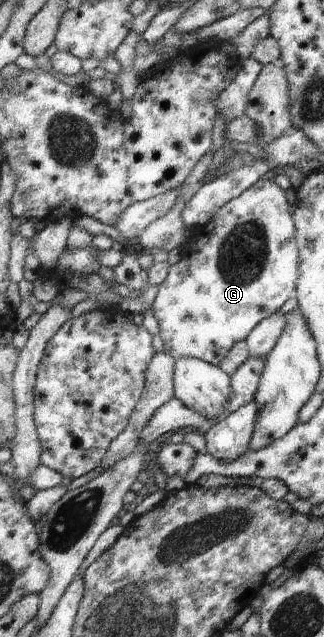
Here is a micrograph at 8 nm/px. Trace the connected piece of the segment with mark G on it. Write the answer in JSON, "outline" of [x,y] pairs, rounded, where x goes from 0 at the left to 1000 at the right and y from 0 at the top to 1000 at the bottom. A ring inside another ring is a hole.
{"outline":[[[840,281],[793,283],[747,305],[685,325],[648,352],[590,359],[577,378],[556,388],[559,407],[525,419],[512,443],[469,477],[469,490],[506,532],[512,553],[531,562],[614,562],[660,575],[694,565],[707,549],[781,521],[806,504],[833,498],[895,465],[914,465],[914,418],[926,418],[926,396],[914,396],[904,339],[889,333],[877,301]]]}

